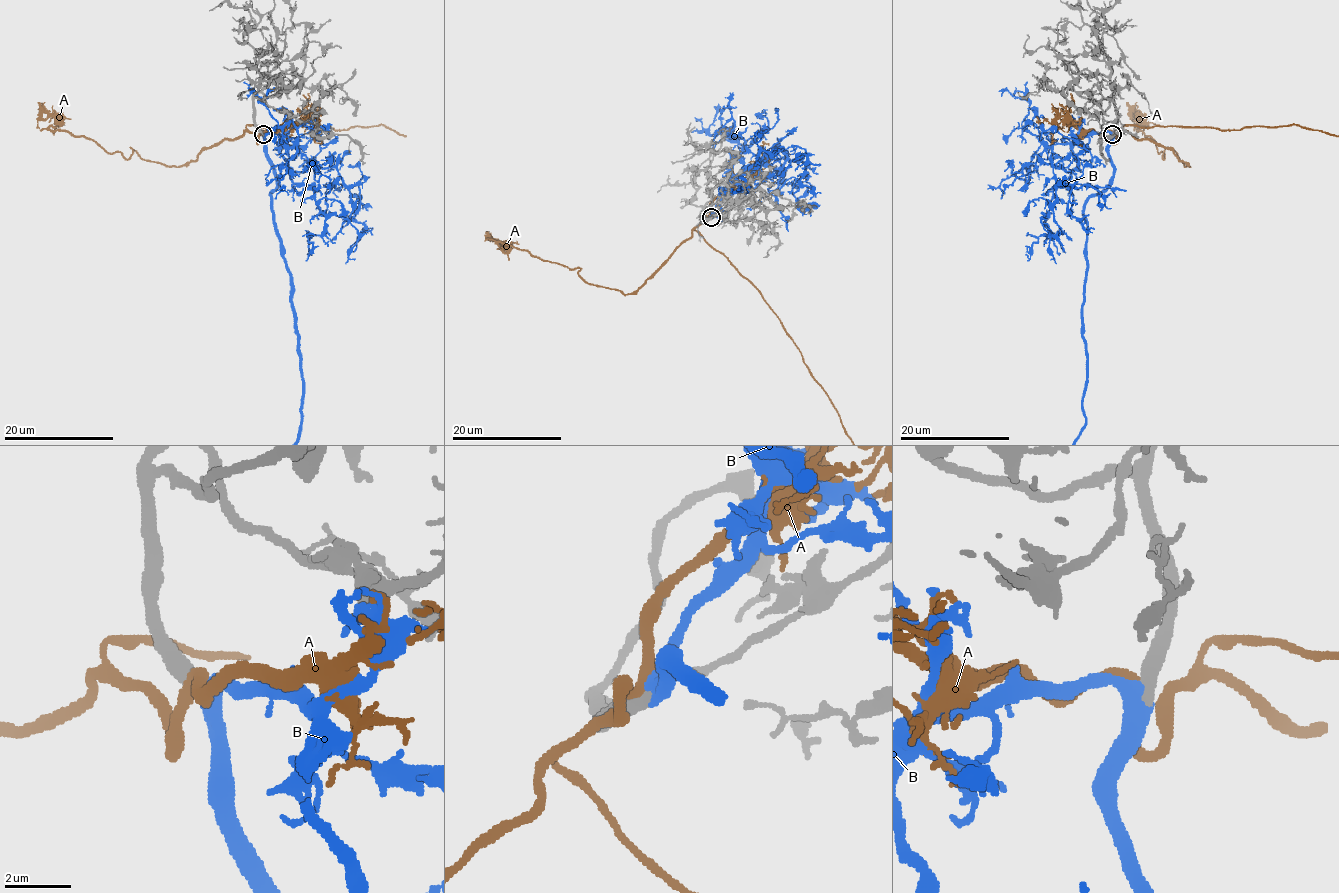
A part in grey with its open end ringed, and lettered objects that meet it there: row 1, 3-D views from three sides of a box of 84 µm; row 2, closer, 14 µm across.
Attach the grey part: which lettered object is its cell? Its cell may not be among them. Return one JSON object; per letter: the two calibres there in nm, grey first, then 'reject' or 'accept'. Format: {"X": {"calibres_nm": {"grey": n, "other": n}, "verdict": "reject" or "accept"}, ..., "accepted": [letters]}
{"A": {"calibres_nm": {"grey": 600, "other": 340}, "verdict": "reject"}, "B": {"calibres_nm": {"grey": 500, "other": 480}, "verdict": "accept"}, "accepted": ["B"]}

